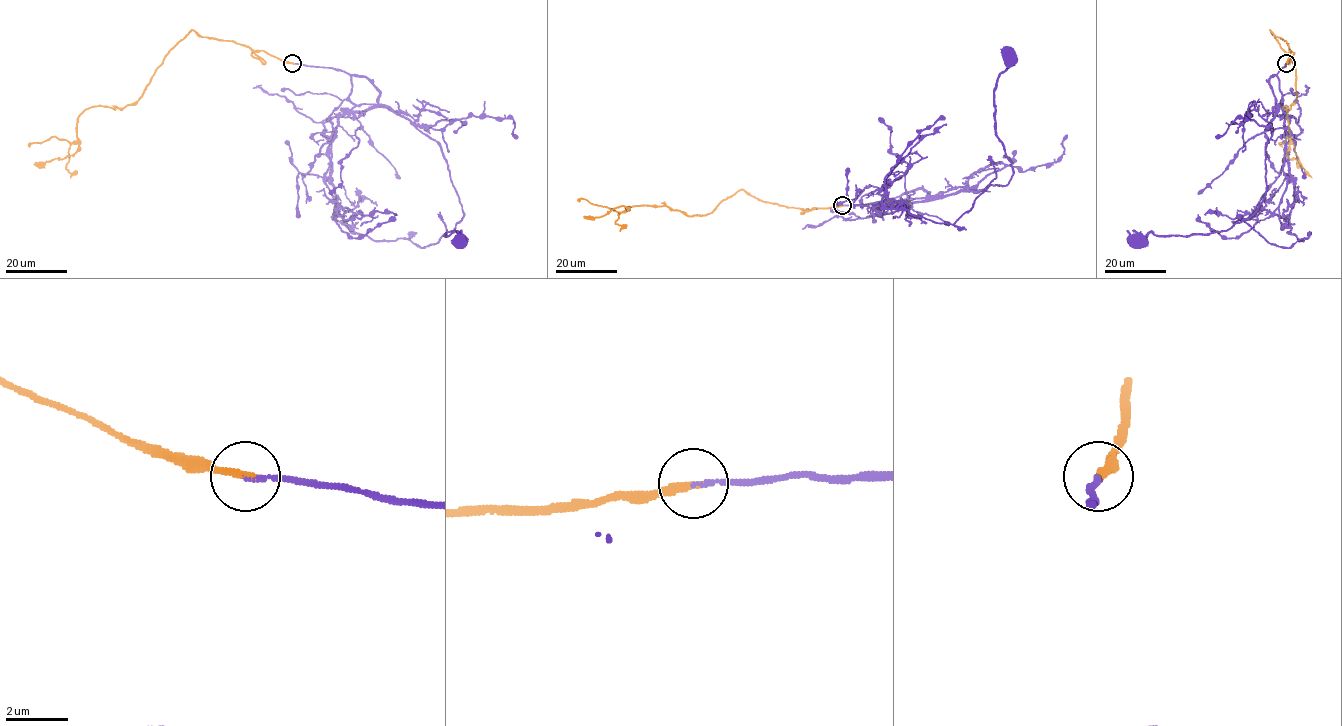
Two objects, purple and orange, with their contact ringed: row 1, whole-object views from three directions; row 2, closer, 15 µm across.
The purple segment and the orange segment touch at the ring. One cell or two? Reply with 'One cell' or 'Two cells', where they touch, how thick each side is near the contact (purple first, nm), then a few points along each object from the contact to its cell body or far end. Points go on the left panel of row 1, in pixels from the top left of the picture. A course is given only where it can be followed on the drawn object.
One cell. Place: (292, 63). Thickness 130 nm (purple) against 220 nm. Course of purple: (293, 63), (366, 78), (380, 93), (380, 104), (437, 143), (463, 212), (444, 236), (456, 231), (456, 241). Course of orange: (293, 63), (191, 30), (165, 56), (139, 99), (123, 108), (86, 109), (78, 117), (74, 153), (34, 164)

